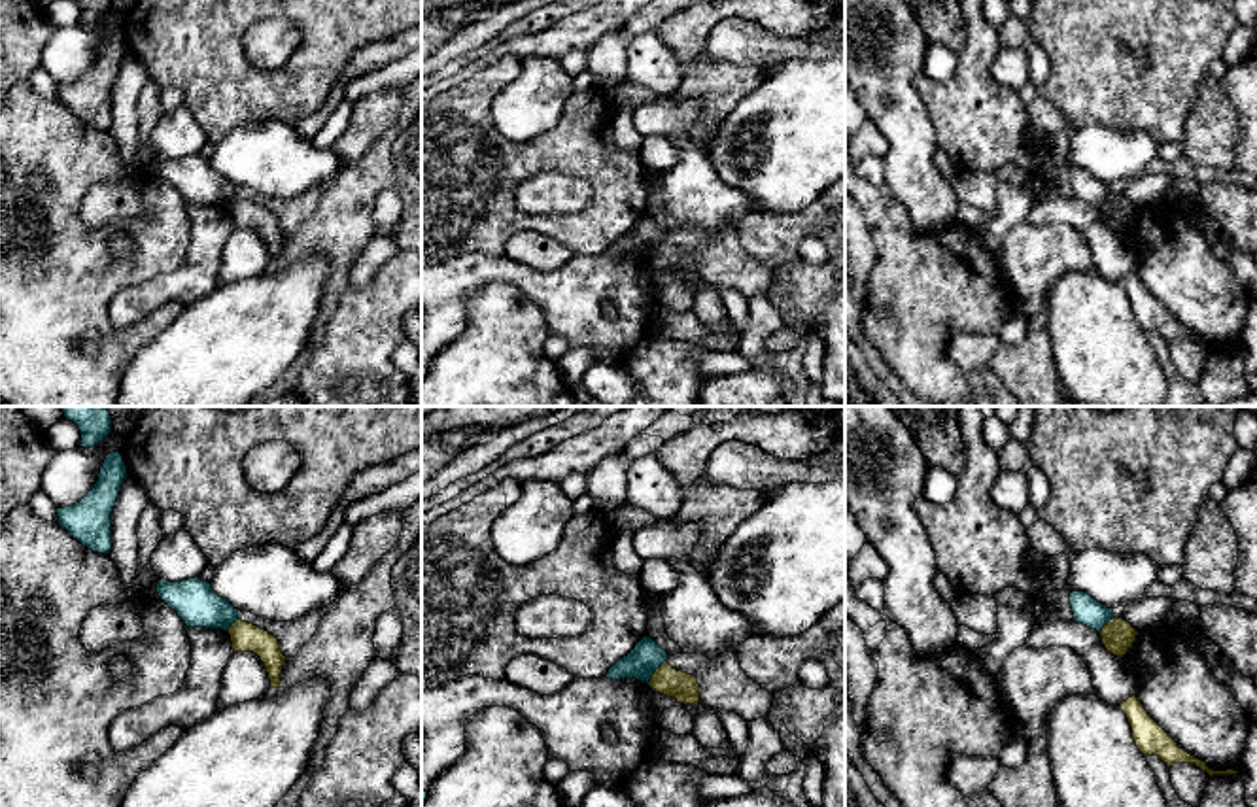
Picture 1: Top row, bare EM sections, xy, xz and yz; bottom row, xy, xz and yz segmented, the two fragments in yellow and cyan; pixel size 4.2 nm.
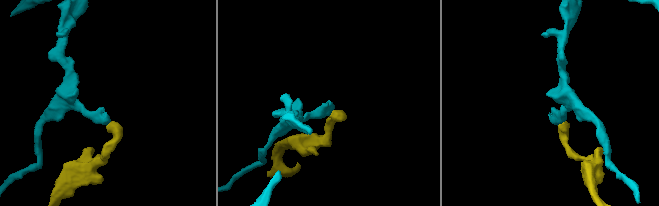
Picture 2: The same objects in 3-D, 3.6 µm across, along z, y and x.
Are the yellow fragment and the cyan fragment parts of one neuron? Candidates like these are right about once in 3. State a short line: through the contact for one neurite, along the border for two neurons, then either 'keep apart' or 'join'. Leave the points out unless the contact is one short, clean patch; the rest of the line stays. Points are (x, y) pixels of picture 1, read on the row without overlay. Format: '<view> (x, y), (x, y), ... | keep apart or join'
xz (666, 237), (647, 259) | keep apart

